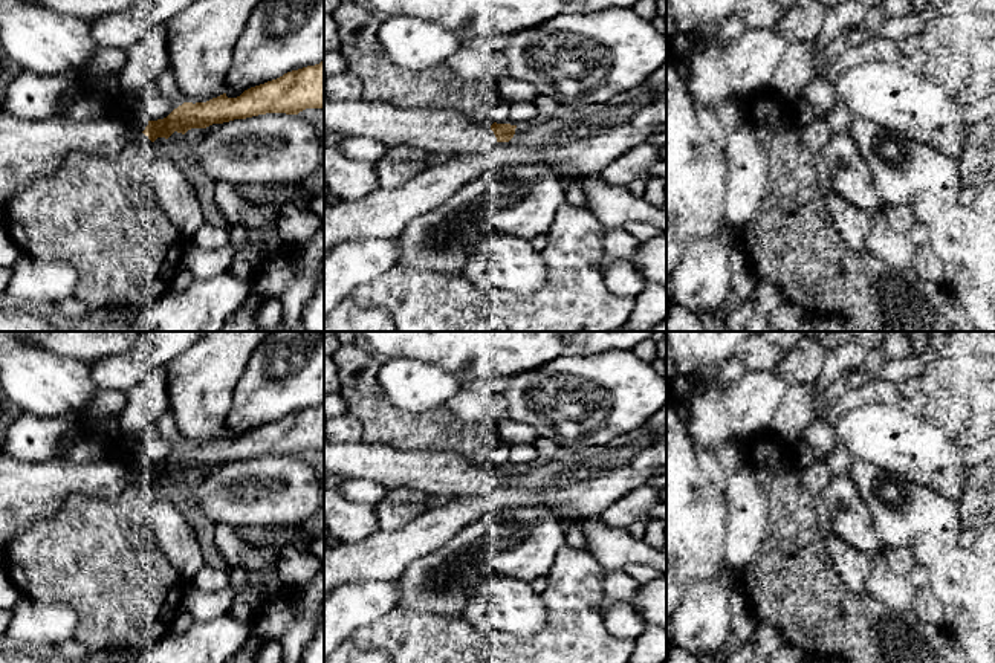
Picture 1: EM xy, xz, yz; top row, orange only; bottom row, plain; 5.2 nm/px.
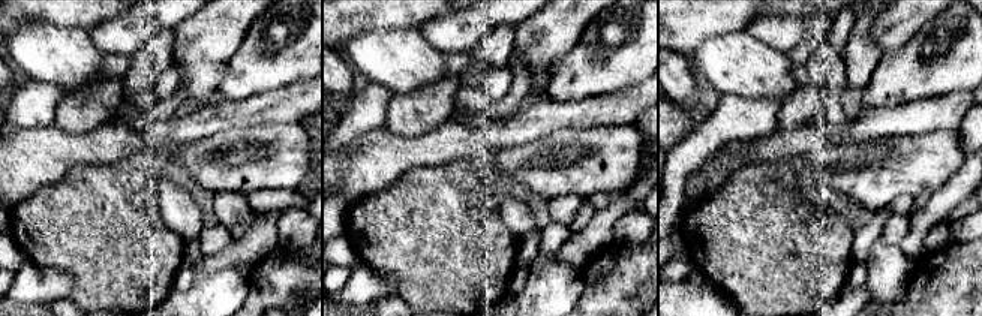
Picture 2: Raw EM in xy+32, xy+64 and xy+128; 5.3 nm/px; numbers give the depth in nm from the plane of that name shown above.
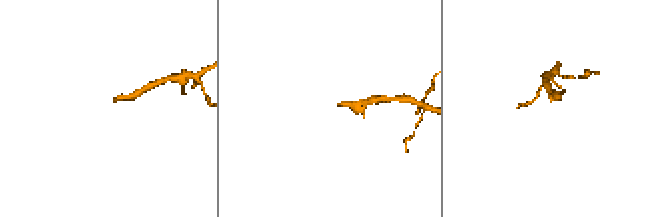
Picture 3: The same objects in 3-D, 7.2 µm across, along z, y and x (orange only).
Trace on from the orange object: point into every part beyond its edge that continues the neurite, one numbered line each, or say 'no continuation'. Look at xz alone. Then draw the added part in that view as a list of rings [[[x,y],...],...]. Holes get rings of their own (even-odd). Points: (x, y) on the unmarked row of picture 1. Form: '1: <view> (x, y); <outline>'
1: xz (445, 472); [[[326,435],[324,475],[367,480],[387,489],[410,487],[423,498],[478,495],[497,484],[491,471],[477,467],[451,451],[400,451],[364,441],[332,443]]]

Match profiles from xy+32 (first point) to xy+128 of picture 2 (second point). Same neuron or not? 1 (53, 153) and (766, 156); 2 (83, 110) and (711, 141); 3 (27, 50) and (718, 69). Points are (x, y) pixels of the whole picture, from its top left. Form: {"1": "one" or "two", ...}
{"1": "one", "2": "one", "3": "one"}

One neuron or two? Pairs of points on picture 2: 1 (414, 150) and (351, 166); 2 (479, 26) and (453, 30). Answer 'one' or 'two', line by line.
1: one
2: one

